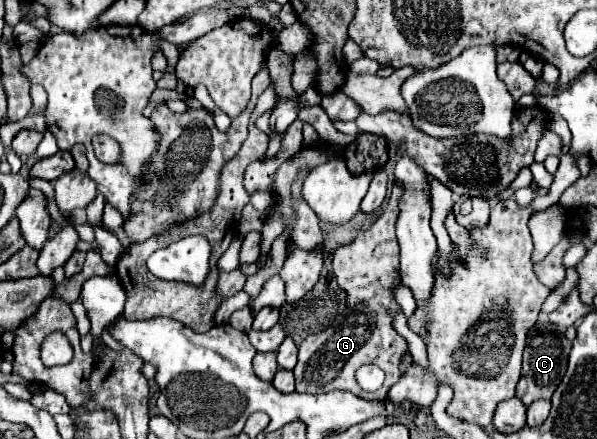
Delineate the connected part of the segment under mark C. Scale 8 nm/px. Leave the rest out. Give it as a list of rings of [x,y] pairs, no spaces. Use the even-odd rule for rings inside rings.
[[[537,322],[533,326],[533,332],[529,332],[529,336],[527,336],[521,380],[517,384],[517,398],[525,406],[529,406],[535,400],[551,400],[557,384],[565,376],[569,352],[571,352],[571,342],[565,338],[563,328],[553,328],[553,324],[549,324],[549,322]]]

